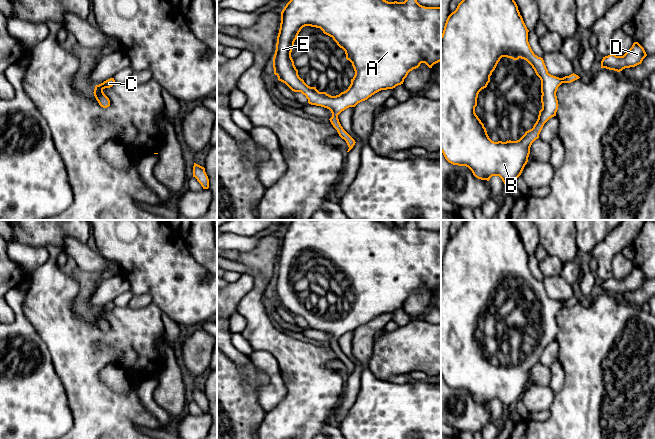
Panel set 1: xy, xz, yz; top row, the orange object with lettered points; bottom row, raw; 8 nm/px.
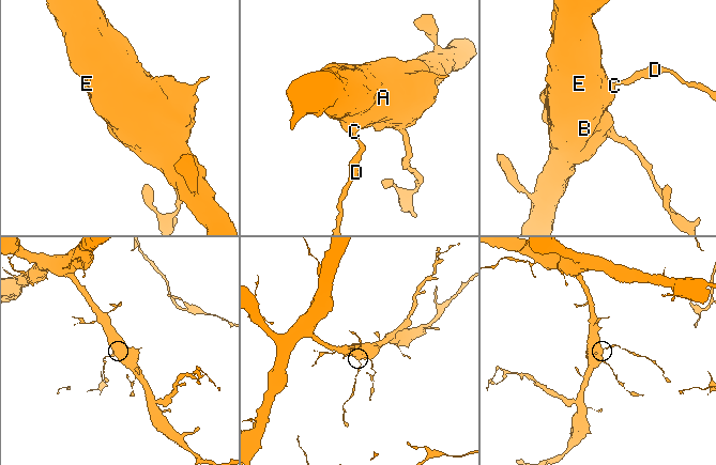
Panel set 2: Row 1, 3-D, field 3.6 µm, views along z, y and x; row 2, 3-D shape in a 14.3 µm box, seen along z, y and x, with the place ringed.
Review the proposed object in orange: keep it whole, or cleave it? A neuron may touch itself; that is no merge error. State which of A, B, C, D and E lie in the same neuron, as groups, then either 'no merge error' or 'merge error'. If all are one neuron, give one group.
groups A B C D E; no merge error

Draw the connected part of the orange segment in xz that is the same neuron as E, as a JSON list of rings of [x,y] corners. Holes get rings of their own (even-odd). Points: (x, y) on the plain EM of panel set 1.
[[[292,220],[281,236],[280,253],[277,260],[276,274],[273,281],[274,298],[278,304],[285,307],[292,315],[301,316],[311,329],[321,330],[331,335],[329,343],[339,360],[349,371],[349,376],[355,369],[355,364],[343,353],[338,339],[349,331],[381,314],[393,313],[403,308],[408,297],[425,287],[429,292],[441,285],[441,231],[425,231],[420,229],[415,220],[409,220],[404,226],[388,226],[379,220]],[[305,250],[320,252],[324,258],[333,262],[337,269],[345,275],[346,283],[352,287],[355,295],[348,313],[339,319],[331,320],[319,316],[316,311],[308,310],[298,299],[291,276],[294,266],[301,253]]]

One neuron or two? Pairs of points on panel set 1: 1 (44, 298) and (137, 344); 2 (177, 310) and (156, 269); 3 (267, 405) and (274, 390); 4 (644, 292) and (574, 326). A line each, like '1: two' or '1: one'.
1: one
2: one
3: one
4: two

